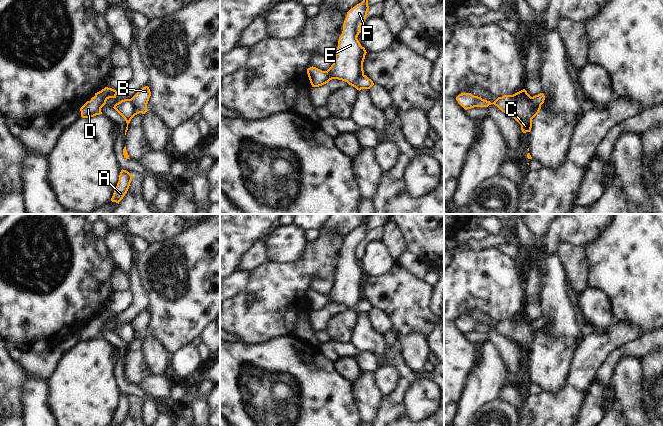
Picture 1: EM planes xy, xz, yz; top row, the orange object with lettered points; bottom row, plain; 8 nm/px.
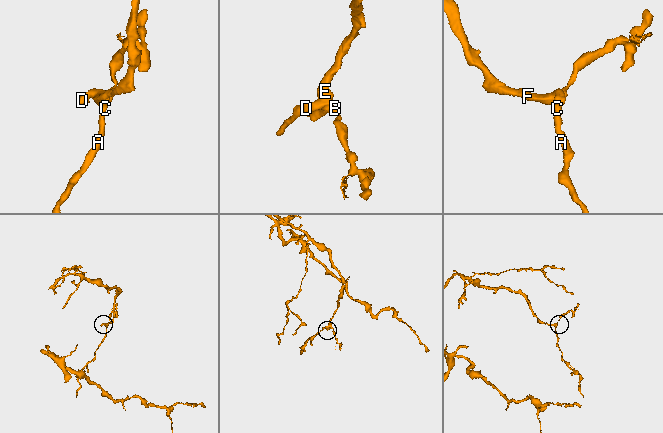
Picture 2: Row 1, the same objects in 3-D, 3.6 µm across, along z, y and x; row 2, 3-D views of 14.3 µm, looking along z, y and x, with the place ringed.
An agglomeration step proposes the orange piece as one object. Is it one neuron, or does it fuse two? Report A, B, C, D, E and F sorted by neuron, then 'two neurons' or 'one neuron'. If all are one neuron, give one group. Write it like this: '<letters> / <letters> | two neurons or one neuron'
A C D E F / B | two neurons

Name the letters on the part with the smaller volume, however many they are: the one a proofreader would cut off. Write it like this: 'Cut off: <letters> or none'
Cut off: B.

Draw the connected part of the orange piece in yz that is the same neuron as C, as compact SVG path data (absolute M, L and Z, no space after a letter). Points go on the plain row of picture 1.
M525 313L513 319L498 321L493 327L471 317L461 317L456 321L456 324L465 334L494 328L502 336L514 342L521 349L523 357L531 355L532 343L541 333L532 325L532 321Z

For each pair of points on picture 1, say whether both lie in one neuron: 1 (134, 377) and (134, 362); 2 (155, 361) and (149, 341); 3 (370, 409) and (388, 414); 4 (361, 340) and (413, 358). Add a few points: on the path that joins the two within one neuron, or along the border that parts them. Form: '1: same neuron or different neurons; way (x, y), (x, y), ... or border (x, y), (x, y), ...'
1: same neuron; way (134, 373), (134, 366)
2: same neuron; way (155, 356), (153, 346)
3: different neurons; border (385, 397), (380, 412), (377, 415)
4: different neurons; border (402, 352), (405, 361), (415, 371), (422, 369)

